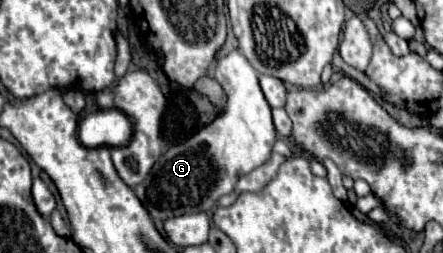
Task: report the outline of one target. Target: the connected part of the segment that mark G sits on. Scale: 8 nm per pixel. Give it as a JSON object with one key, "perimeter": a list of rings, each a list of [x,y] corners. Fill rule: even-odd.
{"perimeter":[[[238,49],[230,51],[216,61],[214,79],[228,95],[224,113],[188,141],[170,147],[154,163],[148,177],[134,187],[136,197],[152,219],[166,221],[176,215],[212,209],[222,195],[232,193],[238,177],[262,165],[272,153],[272,143],[276,141],[272,109],[260,89],[258,73],[248,59]]]}

